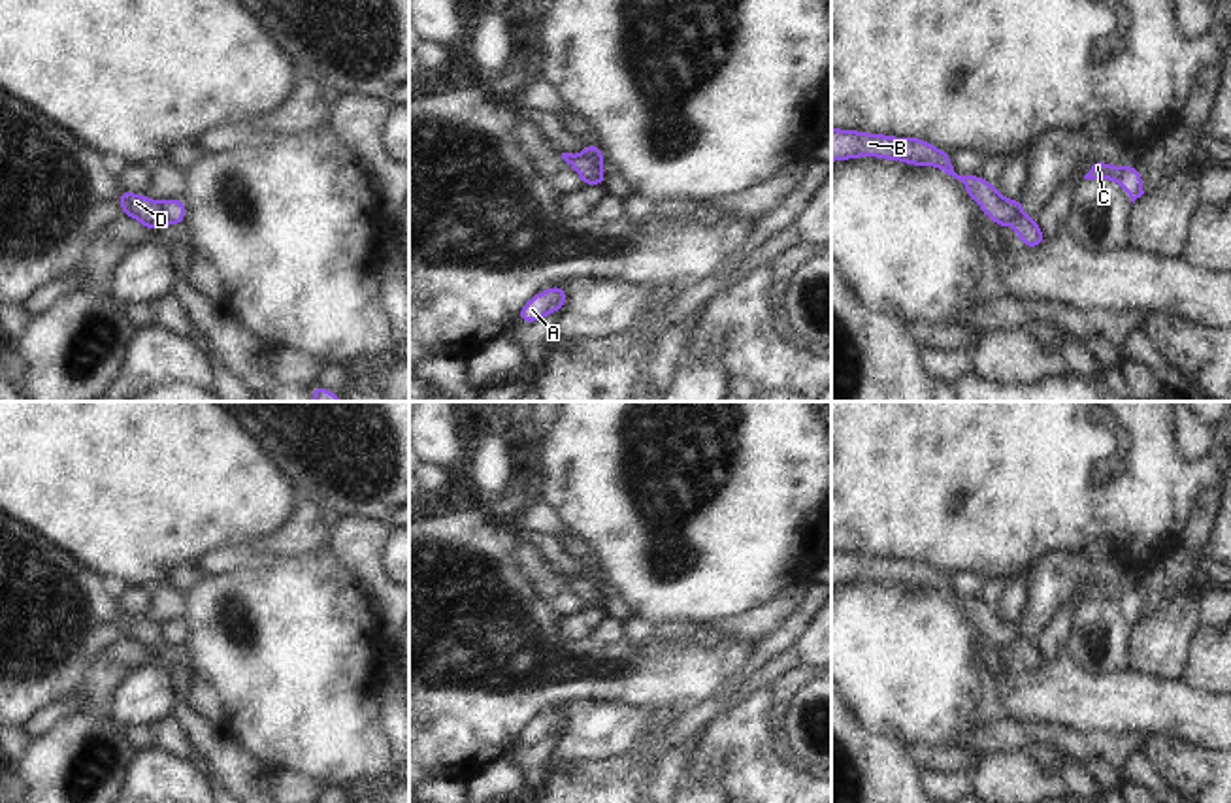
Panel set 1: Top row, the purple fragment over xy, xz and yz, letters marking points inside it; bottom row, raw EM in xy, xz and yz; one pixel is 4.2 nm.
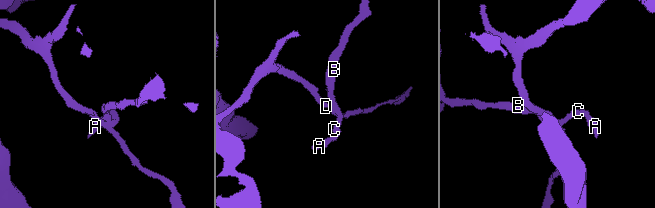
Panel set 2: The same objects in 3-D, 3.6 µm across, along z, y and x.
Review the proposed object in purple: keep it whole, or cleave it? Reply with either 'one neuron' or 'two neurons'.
two neurons

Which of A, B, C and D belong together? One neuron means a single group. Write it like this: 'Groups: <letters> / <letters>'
Groups: A B C / D

